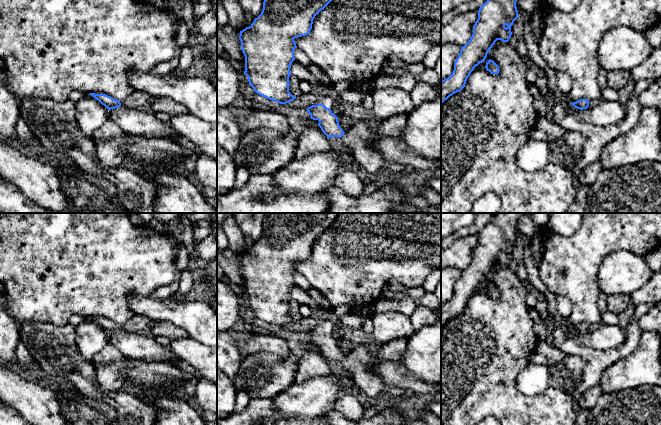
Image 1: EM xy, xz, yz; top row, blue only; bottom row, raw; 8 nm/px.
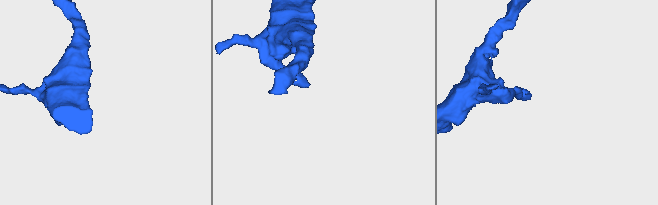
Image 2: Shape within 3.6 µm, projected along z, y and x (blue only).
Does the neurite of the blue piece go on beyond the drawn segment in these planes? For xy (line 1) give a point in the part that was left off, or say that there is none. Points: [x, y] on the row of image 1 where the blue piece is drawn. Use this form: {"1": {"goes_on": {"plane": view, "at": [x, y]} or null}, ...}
{"1": {"goes_on": null}}

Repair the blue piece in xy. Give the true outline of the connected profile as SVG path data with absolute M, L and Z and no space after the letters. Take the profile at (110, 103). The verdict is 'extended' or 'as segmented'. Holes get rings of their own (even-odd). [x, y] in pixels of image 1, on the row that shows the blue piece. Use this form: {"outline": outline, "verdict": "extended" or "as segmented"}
{"outline": "M90 93L92 97L98 100L102 105L104 105L108 110L115 109L121 106L120 101L113 99L112 97L106 94L95 94Z", "verdict": "as segmented"}

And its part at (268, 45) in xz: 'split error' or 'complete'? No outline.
complete

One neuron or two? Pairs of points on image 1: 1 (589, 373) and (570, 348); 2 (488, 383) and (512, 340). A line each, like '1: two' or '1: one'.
1: one
2: one

